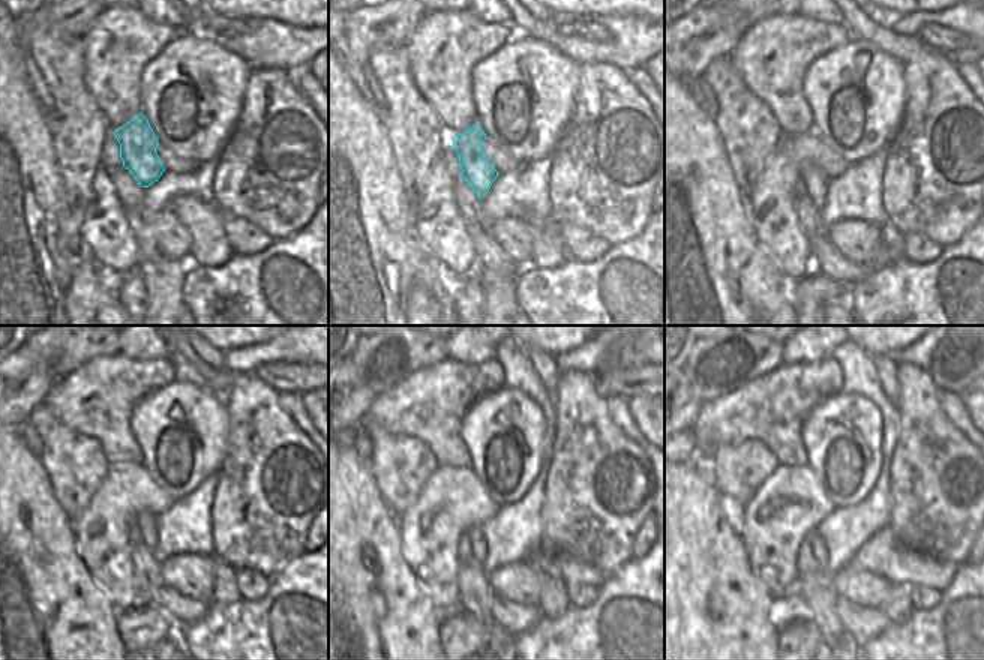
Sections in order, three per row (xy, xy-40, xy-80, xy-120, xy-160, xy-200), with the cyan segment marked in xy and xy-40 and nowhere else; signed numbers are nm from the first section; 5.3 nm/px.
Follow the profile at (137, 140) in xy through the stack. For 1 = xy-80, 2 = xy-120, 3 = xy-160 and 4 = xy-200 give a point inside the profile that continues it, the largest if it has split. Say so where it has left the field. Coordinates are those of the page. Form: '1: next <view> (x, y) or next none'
1: next xy-80 (813, 182)
2: next xy-120 (143, 531)
3: next xy-160 (476, 537)
4: next xy-200 (819, 552)

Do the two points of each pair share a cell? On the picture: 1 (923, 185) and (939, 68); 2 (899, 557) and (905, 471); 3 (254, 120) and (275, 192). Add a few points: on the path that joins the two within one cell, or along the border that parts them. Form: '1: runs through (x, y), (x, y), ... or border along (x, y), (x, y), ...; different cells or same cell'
1: runs through (929, 156), (929, 135), (936, 116), (936, 96); same cell
2: border along (888, 525), (902, 543), (933, 557); different cells
3: runs through (267, 138), (275, 146), (275, 170), (278, 174); same cell

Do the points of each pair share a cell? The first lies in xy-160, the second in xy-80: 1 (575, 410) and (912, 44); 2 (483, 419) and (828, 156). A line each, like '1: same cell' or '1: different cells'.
1: different cells
2: different cells

